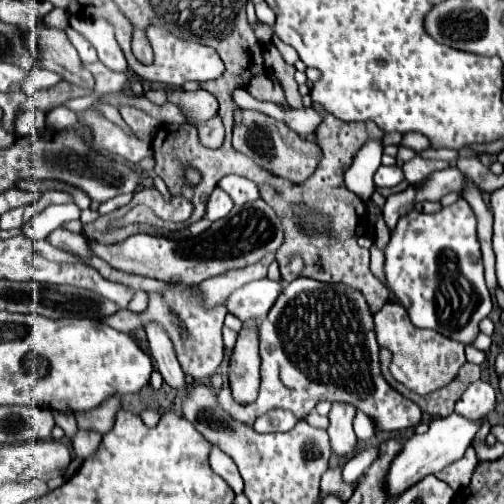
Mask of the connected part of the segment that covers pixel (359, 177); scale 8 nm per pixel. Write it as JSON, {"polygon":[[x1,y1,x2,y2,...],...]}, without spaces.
{"polygon":[[369,141,355,155,355,161,351,163,351,167,345,173,345,187,349,191,353,191,363,201,369,201,373,191,375,191,373,175,375,175,377,167,381,165,381,155,383,155,381,143,379,141]]}

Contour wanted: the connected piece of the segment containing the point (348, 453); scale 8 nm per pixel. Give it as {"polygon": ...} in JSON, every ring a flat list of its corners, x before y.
{"polygon":[[333,401,331,411,329,411,329,439,331,439,331,449,335,455,341,457,353,457,353,447,357,443,357,437,353,433,353,417,357,413,357,407,351,403,343,401]]}

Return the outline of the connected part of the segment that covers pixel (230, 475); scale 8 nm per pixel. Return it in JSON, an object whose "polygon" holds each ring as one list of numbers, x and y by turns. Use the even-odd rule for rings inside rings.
{"polygon":[[213,447,211,455,209,455,209,463,211,463,211,469,217,475,221,475,237,495,243,491,243,479,239,477,239,471,235,469,235,463,221,449]]}

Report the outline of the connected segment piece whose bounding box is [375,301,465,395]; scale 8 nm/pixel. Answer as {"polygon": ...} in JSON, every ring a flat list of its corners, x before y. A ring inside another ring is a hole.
{"polygon":[[387,301,375,313,375,333,377,333,379,345,391,349,393,353,393,361,391,361,393,377,419,395,427,395,447,385,451,379,455,379,455,373,465,363,465,353,463,353,465,345,441,333,435,333,433,329,415,327,407,311,395,301]]}

